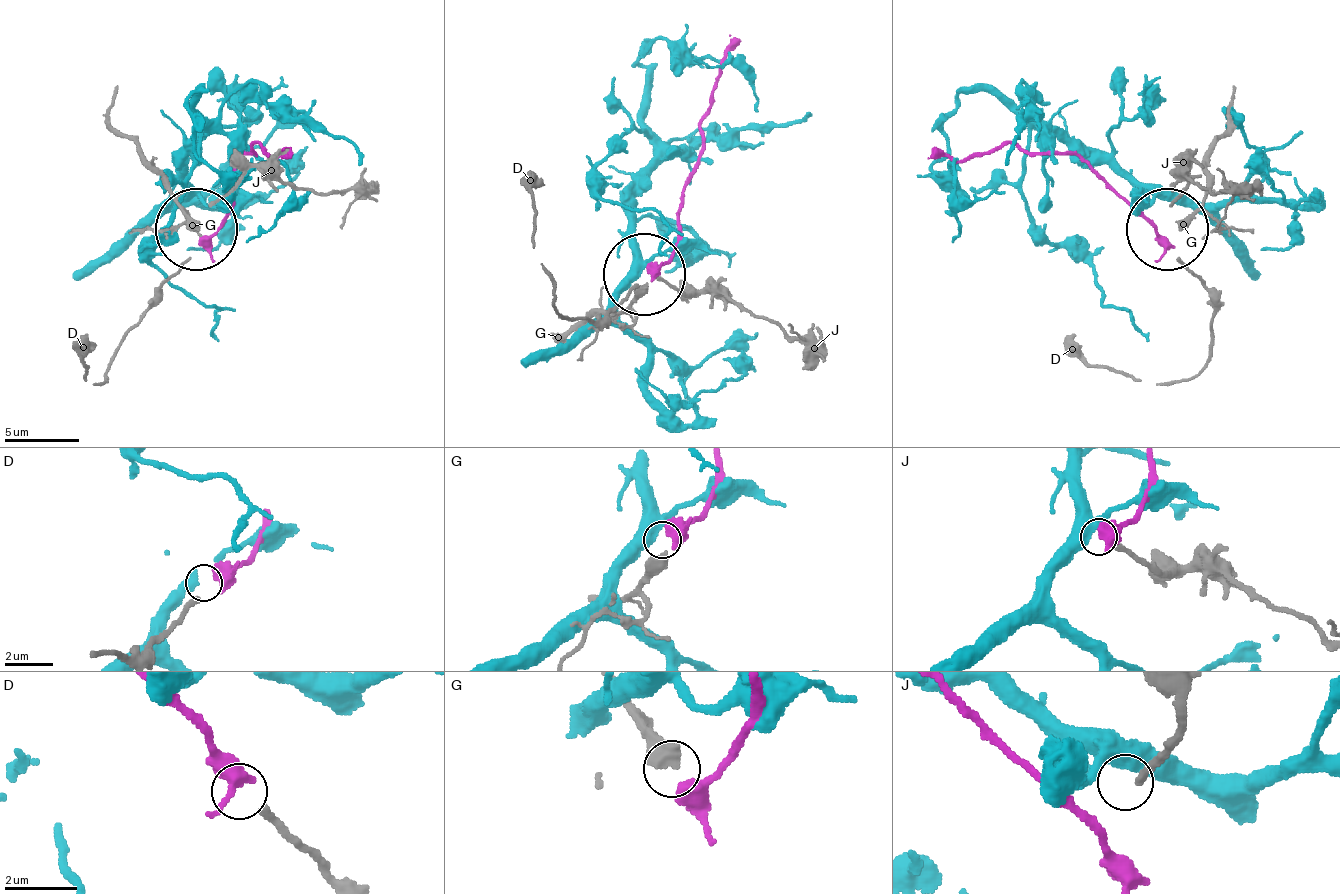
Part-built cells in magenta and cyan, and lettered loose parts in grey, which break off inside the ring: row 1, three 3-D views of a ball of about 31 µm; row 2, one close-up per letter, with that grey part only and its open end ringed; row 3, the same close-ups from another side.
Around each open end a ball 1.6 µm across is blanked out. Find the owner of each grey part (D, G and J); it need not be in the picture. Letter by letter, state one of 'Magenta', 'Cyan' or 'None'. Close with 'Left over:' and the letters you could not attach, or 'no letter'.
D: Magenta
G: None
J: Cyan
Left over: G

